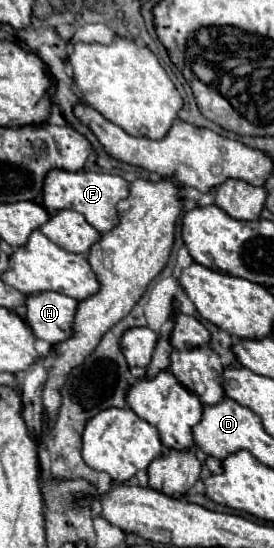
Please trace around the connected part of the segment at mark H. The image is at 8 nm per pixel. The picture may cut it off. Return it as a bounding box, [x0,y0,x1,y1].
[26,292,76,344]

